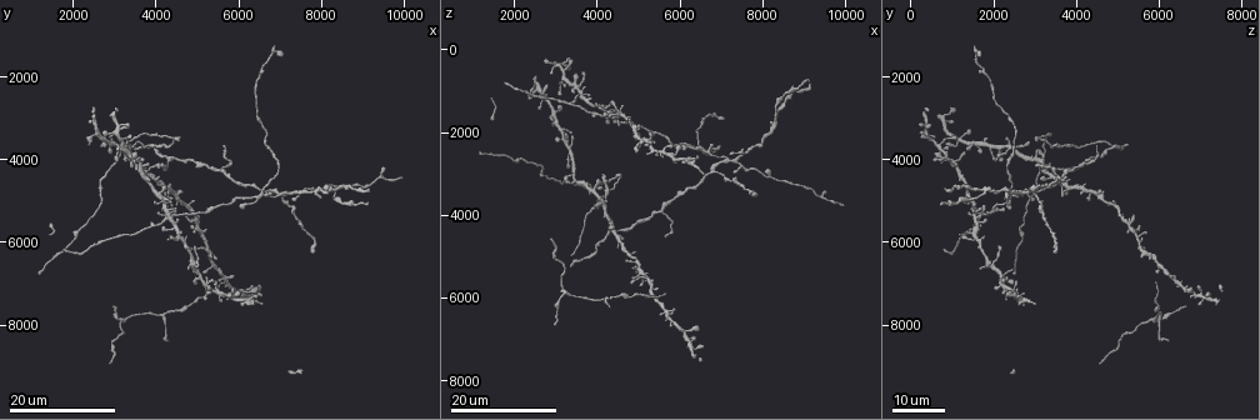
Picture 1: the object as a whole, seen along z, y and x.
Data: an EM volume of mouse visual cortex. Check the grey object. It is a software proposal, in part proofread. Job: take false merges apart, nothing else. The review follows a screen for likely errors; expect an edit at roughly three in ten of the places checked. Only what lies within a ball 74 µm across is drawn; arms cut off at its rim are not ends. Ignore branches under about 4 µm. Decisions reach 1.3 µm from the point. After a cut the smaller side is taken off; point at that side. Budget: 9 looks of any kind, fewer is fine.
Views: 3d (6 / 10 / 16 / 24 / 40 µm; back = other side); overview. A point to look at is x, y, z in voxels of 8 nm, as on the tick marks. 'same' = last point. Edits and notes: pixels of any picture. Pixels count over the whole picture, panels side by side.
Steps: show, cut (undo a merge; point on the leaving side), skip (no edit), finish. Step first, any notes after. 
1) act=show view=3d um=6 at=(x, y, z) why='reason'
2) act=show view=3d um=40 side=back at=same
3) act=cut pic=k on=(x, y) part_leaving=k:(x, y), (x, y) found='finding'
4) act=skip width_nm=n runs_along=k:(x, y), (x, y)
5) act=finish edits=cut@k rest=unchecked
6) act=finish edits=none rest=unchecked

act=show view=3d um=24 at=(6550, 4850, 2450) why='small branch off a trunk'

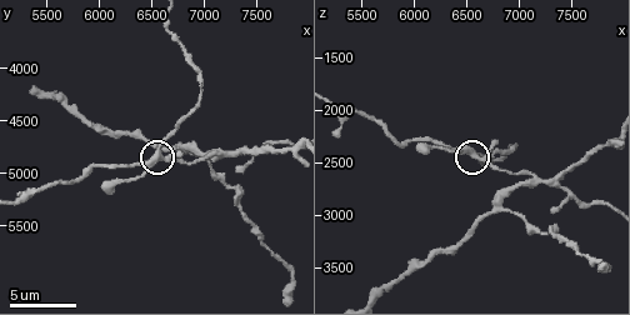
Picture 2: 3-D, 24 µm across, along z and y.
act=show view=3d um=6 at=(6560, 4820, 2400)

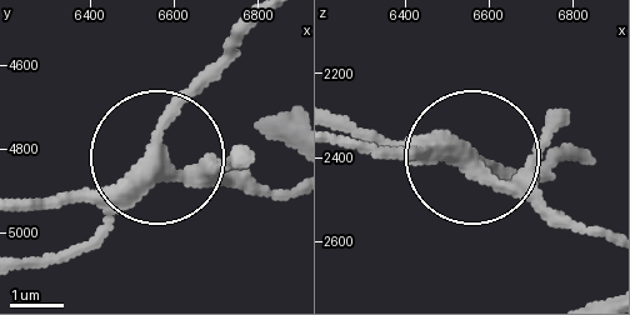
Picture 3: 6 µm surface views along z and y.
act=skip side_arm_um=37 runs_along=3:(284, 190), (203, 190), (168, 163), (168, 123), (225, 60) found='continuous, no second neuron'

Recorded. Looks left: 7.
act=show view=3d um=16 at=(7140, 4820, 2620) why='three arms meet'

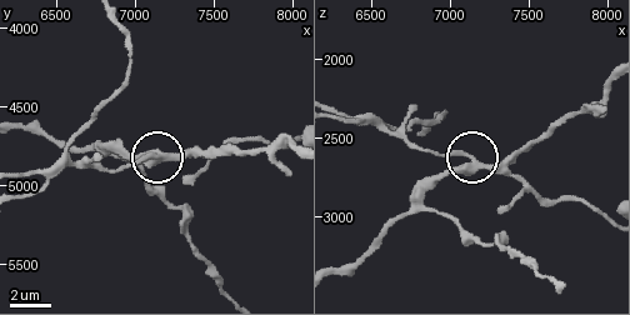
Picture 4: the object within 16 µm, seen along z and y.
act=cut pic=4 on=(198, 148) width_nm=340 part_leaving=4:(481, 164), (444, 174), (425, 204), (554, 276) found='two neurons meet here'

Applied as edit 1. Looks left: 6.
act=show view=overview

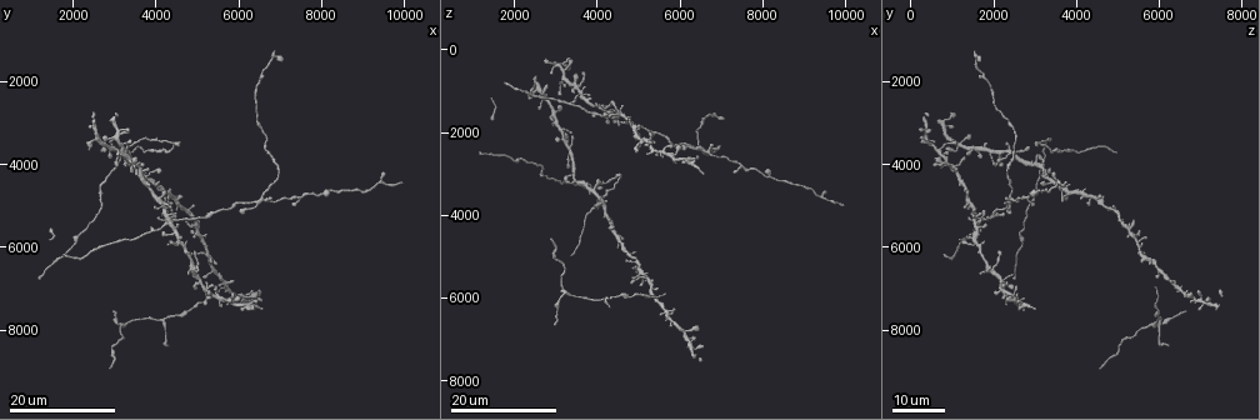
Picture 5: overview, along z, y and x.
act=show view=3d um=16 at=(3150, 3900, 3200) why='three arms meet'

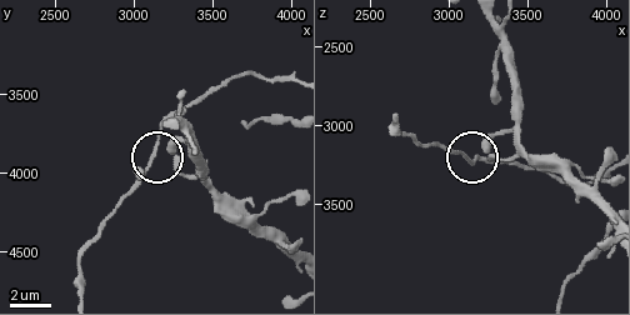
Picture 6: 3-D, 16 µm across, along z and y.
act=show view=3d um=6 at=(3160, 3840, 3220)

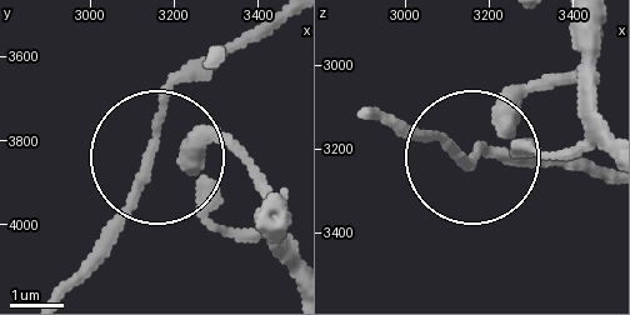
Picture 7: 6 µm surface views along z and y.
act=show view=3d um=6 side=back at=(3140, 3845, 3230) why='from behind'

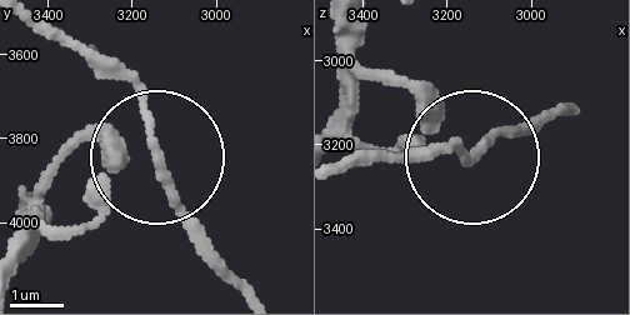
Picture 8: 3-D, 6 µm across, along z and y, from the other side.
act=skip found='one neuron here'

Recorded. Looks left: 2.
act=show view=3d um=16 at=(4950, 6550, 1950) why='looks like a crossing'

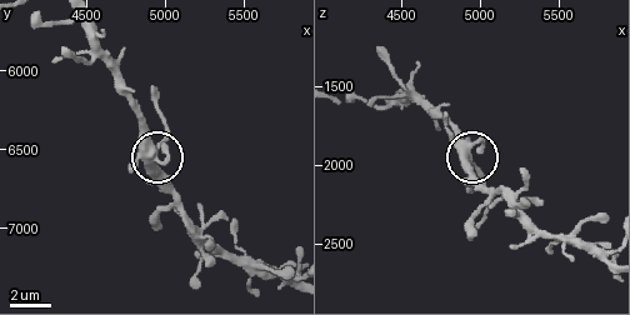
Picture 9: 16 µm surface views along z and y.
act=show view=3d um=10 at=same

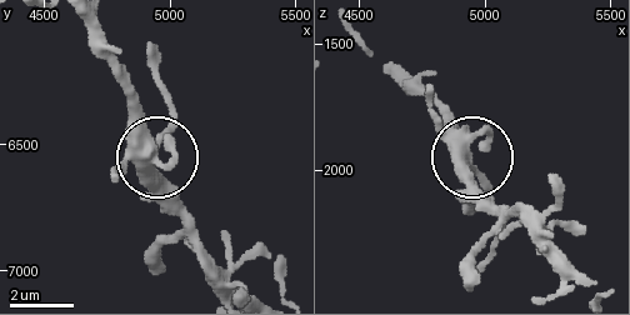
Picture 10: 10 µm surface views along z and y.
act=skip runs_along=10:(83, 23), (125, 95), (134, 136), (153, 155), (171, 98) found='one neuron here'

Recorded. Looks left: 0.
act=finish edits=cut@4 rest=unchecked

